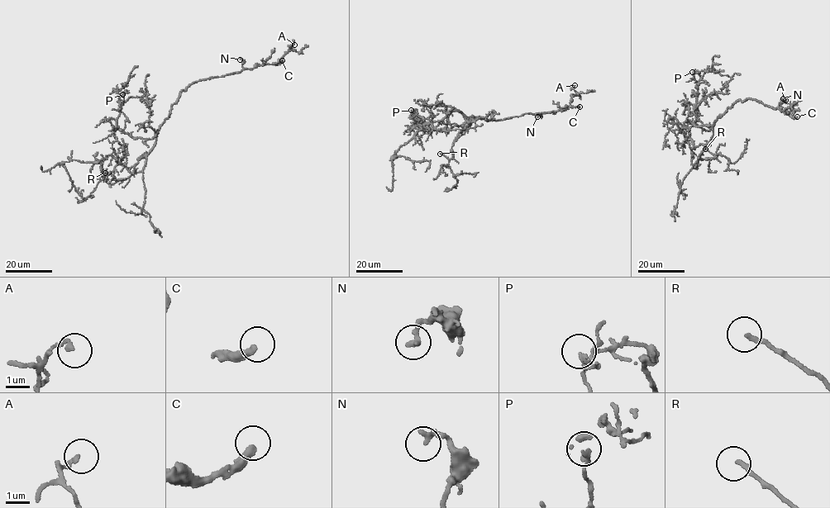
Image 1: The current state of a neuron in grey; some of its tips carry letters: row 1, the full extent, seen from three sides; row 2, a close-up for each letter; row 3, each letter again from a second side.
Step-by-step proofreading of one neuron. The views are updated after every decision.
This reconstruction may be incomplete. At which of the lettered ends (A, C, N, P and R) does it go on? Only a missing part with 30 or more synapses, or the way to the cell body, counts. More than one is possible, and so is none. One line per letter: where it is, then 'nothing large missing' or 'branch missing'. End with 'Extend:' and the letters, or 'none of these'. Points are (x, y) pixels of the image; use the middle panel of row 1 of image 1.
A: at (574, 85); nothing large missing
C: at (579, 106); branch missing
N: at (537, 116); nothing large missing
P: at (411, 110); nothing large missing
R: at (440, 154); nothing large missing
Extend: C

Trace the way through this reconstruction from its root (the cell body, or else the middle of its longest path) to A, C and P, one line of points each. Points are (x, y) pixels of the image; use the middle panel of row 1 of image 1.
A: (469, 118), (501, 120), (560, 111), (570, 105), (571, 95), (577, 94), (574, 85)
C: (469, 118), (479, 116), (488, 121), (501, 120), (524, 114), (553, 112), (567, 106), (579, 106)
P: (469, 118), (466, 120), (460, 111), (450, 111), (440, 121), (422, 125), (411, 110)

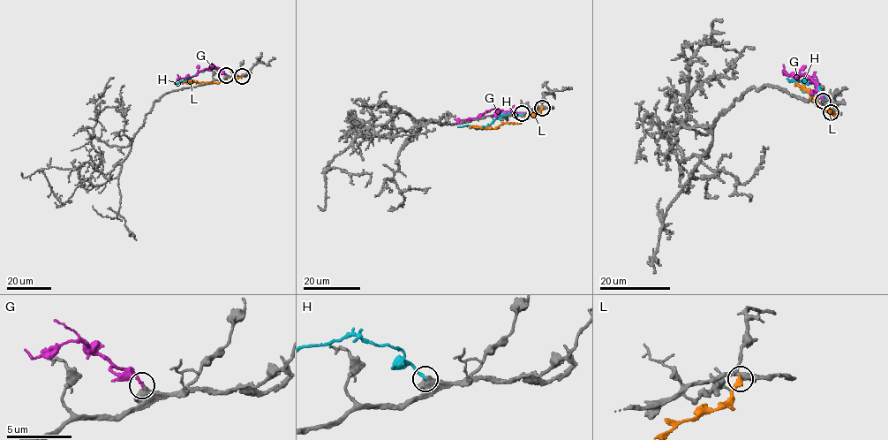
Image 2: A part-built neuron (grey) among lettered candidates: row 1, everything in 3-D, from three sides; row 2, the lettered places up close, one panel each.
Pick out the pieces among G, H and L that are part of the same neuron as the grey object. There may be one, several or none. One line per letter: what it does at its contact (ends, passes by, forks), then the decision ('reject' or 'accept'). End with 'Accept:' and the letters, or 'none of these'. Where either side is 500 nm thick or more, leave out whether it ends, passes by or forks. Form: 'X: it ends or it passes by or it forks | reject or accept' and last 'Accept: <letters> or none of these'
G: it ends | accept
H: it ends | reject
L: it ends | reject
Accept: G

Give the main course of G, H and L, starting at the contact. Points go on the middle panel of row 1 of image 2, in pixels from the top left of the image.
G: (521, 113), (494, 108), (479, 117), (454, 118)
H: (522, 113), (500, 115), (485, 127), (456, 126)
L: (542, 108), (538, 113), (519, 123), (502, 124), (493, 129), (470, 128)

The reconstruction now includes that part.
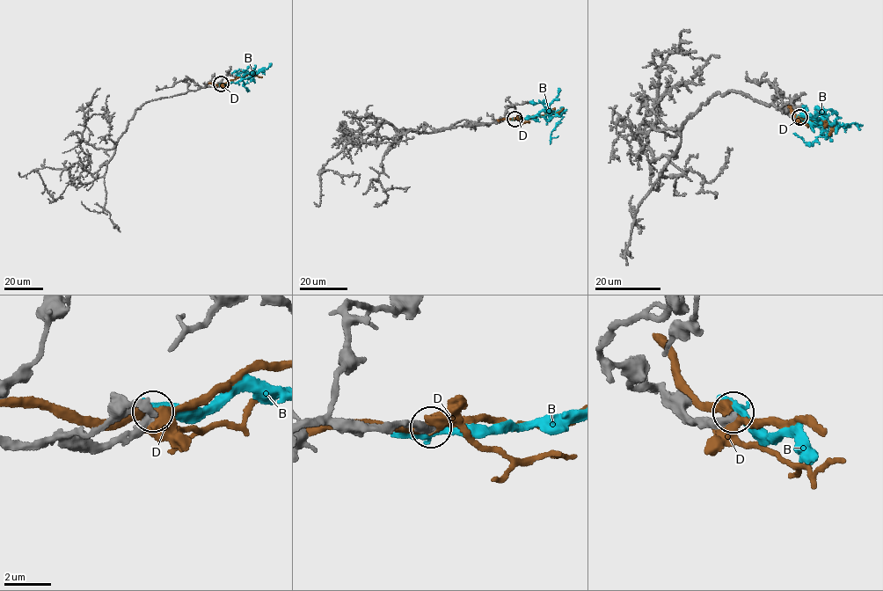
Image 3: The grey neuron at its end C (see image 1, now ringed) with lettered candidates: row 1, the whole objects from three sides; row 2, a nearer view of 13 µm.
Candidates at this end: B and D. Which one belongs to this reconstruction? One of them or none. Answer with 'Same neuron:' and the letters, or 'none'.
Same neuron: none

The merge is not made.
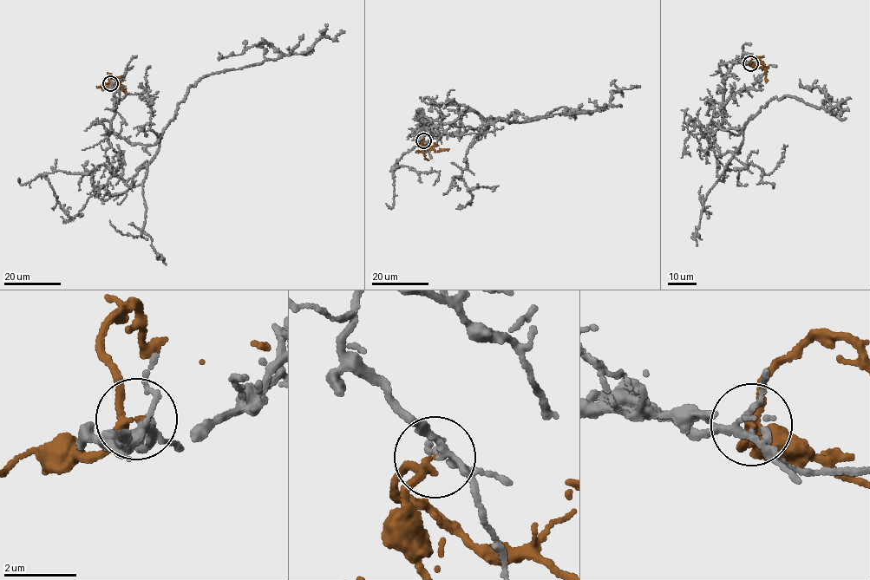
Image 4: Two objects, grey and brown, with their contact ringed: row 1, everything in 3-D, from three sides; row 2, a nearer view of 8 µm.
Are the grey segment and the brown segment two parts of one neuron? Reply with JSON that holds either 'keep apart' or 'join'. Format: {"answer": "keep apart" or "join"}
{"answer": "join"}

